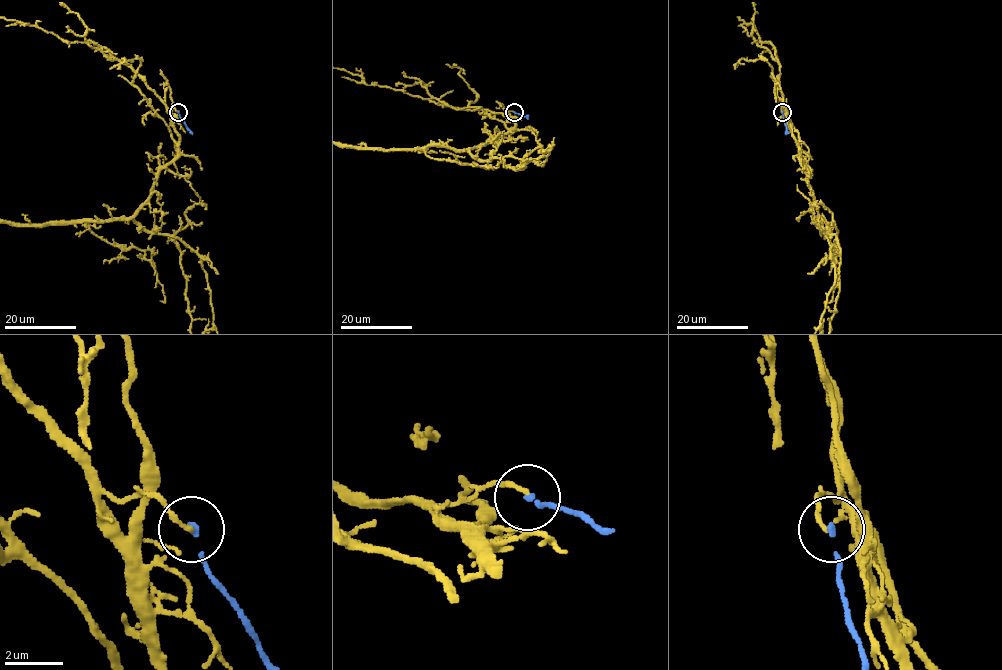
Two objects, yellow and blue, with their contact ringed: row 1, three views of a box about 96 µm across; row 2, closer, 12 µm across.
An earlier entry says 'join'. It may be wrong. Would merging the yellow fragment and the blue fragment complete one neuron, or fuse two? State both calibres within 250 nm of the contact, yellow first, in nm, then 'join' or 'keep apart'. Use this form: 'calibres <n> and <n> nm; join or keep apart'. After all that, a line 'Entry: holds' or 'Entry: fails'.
calibres 140 and 170 nm; keep apart
Entry: fails

